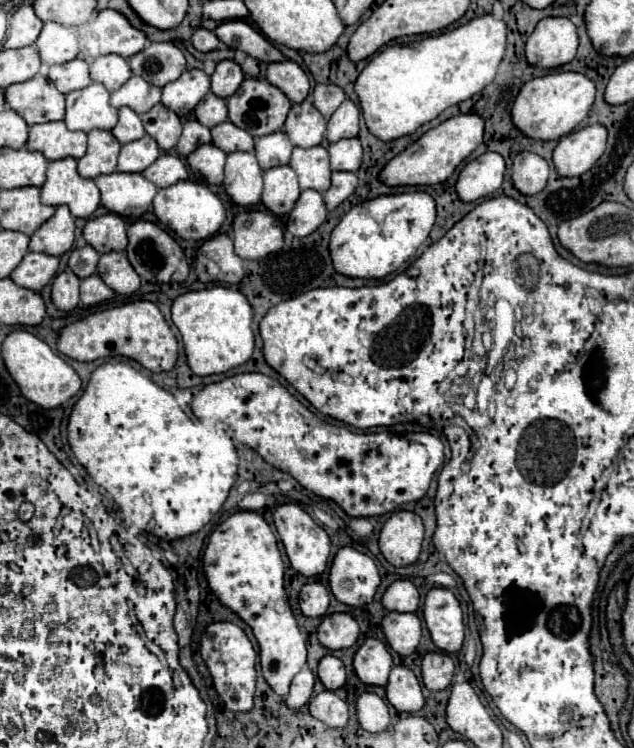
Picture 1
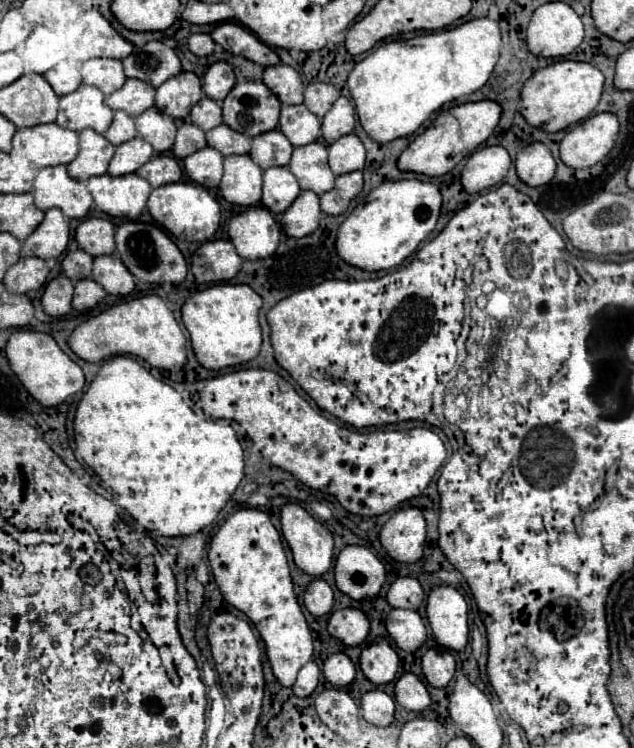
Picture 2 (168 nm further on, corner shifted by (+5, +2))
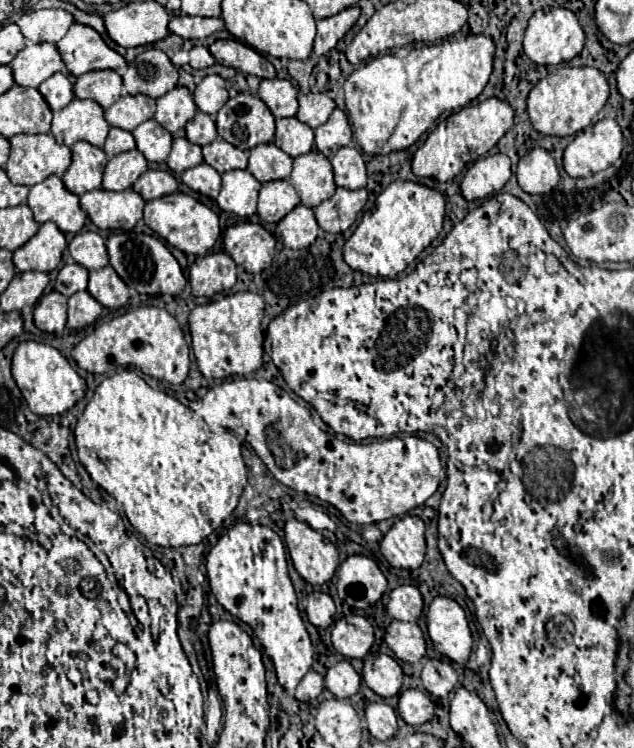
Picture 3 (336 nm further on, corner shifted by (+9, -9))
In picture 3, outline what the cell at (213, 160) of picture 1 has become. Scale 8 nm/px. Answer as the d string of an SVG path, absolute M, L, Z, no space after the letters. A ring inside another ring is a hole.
M199 164L199 166L183 172L181 180L191 190L195 190L199 194L205 194L209 198L215 198L219 194L219 190L221 190L221 174L215 172L207 164Z

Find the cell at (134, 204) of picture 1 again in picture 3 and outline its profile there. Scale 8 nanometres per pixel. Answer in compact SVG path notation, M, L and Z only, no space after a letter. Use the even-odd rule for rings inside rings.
M91 190L79 196L79 204L101 230L131 230L143 218L143 200L133 190Z

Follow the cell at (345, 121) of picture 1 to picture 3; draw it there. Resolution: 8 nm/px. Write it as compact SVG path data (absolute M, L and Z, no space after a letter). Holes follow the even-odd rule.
M337 108L333 110L331 118L315 130L315 146L327 158L333 158L335 152L345 144L351 144L351 140L353 140L351 126L345 114Z

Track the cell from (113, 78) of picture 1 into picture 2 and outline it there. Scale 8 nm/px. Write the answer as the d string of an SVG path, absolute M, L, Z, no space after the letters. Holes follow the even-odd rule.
M89 59L83 63L81 75L83 83L99 87L105 95L119 89L127 79L119 59Z

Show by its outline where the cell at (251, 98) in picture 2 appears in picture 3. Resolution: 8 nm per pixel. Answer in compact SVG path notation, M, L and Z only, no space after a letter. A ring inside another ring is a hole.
M251 94L229 98L225 108L217 112L215 126L219 138L241 150L251 150L273 140L275 124L265 104Z

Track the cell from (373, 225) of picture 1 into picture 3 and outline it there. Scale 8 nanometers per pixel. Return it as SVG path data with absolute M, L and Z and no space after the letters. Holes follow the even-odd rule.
M395 180L379 196L373 212L363 214L353 236L343 248L345 262L371 276L395 278L403 272L441 232L445 220L445 200L437 190L411 182Z

